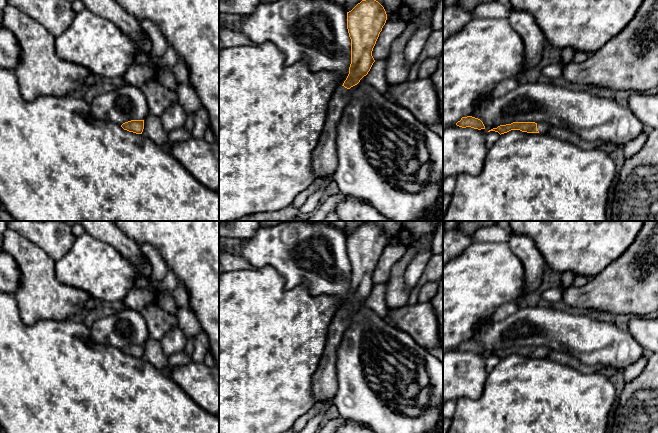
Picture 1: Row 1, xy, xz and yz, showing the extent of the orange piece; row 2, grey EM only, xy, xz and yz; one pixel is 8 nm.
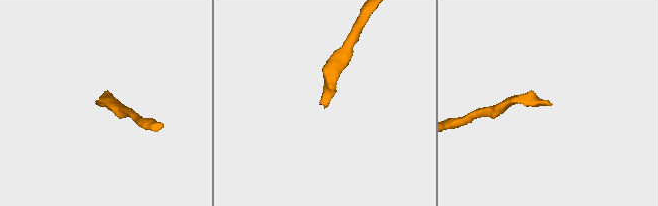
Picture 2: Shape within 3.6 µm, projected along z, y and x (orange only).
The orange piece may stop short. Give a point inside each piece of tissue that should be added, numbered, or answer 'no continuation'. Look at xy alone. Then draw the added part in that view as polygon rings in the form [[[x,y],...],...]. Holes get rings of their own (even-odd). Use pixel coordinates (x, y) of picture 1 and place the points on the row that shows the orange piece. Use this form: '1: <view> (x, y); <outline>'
no continuation

